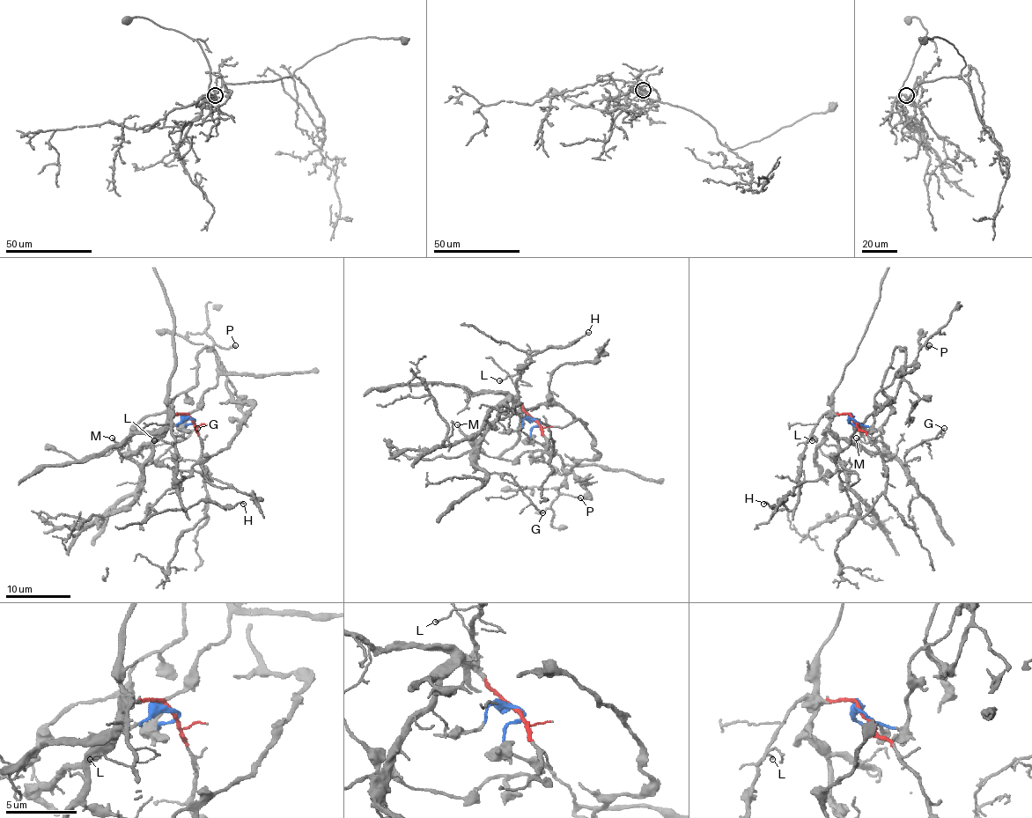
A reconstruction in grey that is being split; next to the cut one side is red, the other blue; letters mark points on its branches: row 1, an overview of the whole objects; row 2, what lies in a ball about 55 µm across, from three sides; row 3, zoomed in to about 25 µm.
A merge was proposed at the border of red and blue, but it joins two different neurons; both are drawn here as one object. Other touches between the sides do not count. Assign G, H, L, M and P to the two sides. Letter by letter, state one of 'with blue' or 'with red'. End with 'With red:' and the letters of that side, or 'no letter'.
G: with red
H: with red
L: with red
M: with blue
P: with blue
With red: G, H, L

